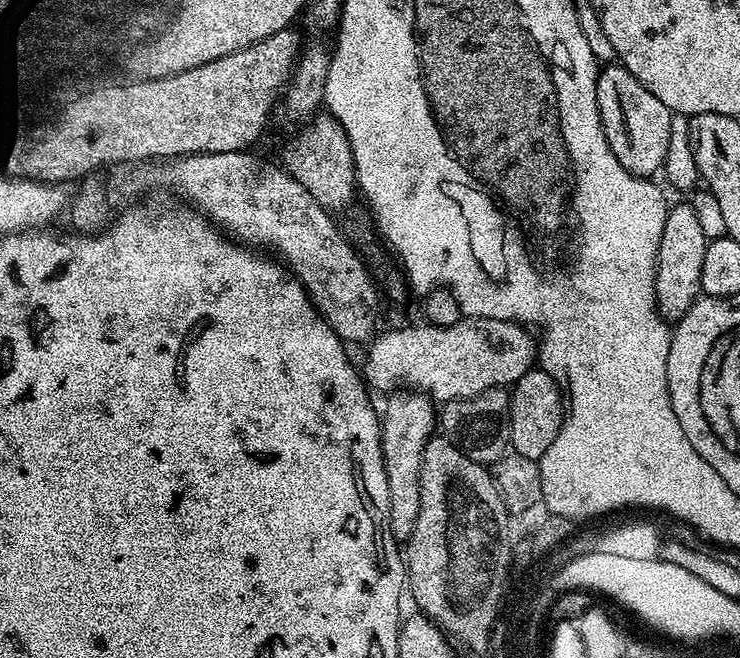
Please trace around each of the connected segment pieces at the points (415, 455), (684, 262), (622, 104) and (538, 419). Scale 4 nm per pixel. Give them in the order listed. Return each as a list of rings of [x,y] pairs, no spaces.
[[[397,390],[382,404],[380,416],[380,445],[386,470],[386,486],[390,490],[390,518],[388,525],[397,542],[406,542],[414,534],[418,509],[422,507],[422,454],[426,442],[438,428],[438,408],[432,397],[415,390]]]
[[[691,202],[673,203],[662,226],[662,242],[658,242],[656,255],[656,308],[665,321],[675,322],[683,318],[686,310],[702,295],[702,261],[706,259],[709,239],[702,232]]]
[[[615,62],[601,67],[596,77],[596,105],[598,114],[602,122],[602,130],[614,158],[622,162],[622,166],[635,176],[645,178],[655,177],[655,172],[659,173],[664,166],[664,159],[667,157],[667,147],[670,146],[670,122],[673,112],[630,70],[626,70],[624,65]]]
[[[533,366],[511,385],[510,395],[510,448],[522,458],[540,461],[550,450],[550,442],[558,438],[558,430],[566,415],[566,400],[560,387],[550,378],[550,374],[539,366]]]

